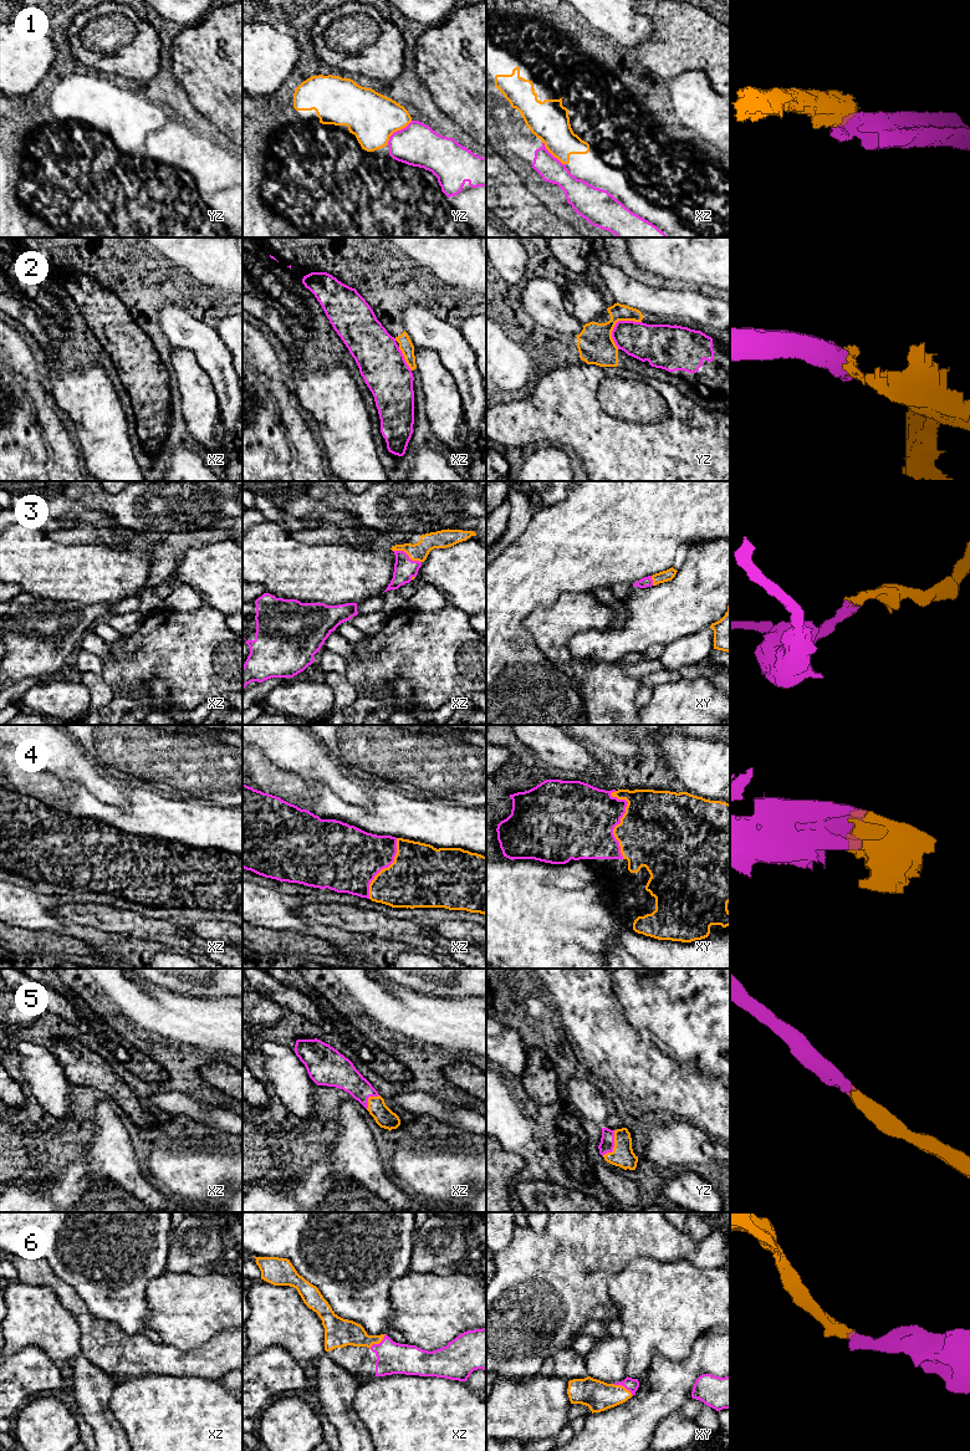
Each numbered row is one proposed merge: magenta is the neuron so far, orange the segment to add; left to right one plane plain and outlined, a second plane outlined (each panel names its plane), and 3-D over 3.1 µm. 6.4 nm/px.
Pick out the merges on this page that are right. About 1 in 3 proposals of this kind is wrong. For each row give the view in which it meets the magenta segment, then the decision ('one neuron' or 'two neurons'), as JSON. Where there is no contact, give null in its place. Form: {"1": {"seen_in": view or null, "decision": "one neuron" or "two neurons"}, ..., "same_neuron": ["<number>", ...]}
{"1": {"seen_in": "yz", "decision": "two neurons"}, "2": {"seen_in": "yz", "decision": "one neuron"}, "3": {"seen_in": "xz", "decision": "one neuron"}, "4": {"seen_in": "xy", "decision": "one neuron"}, "5": {"seen_in": "yz", "decision": "one neuron"}, "6": {"seen_in": "xy", "decision": "one neuron"}, "same_neuron": ["2", "3", "4", "5", "6"]}

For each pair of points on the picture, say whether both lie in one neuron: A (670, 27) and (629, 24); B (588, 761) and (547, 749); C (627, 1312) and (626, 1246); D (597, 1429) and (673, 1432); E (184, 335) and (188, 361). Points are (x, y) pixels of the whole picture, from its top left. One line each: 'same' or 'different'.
A: different
B: same
C: different
D: different
E: different

